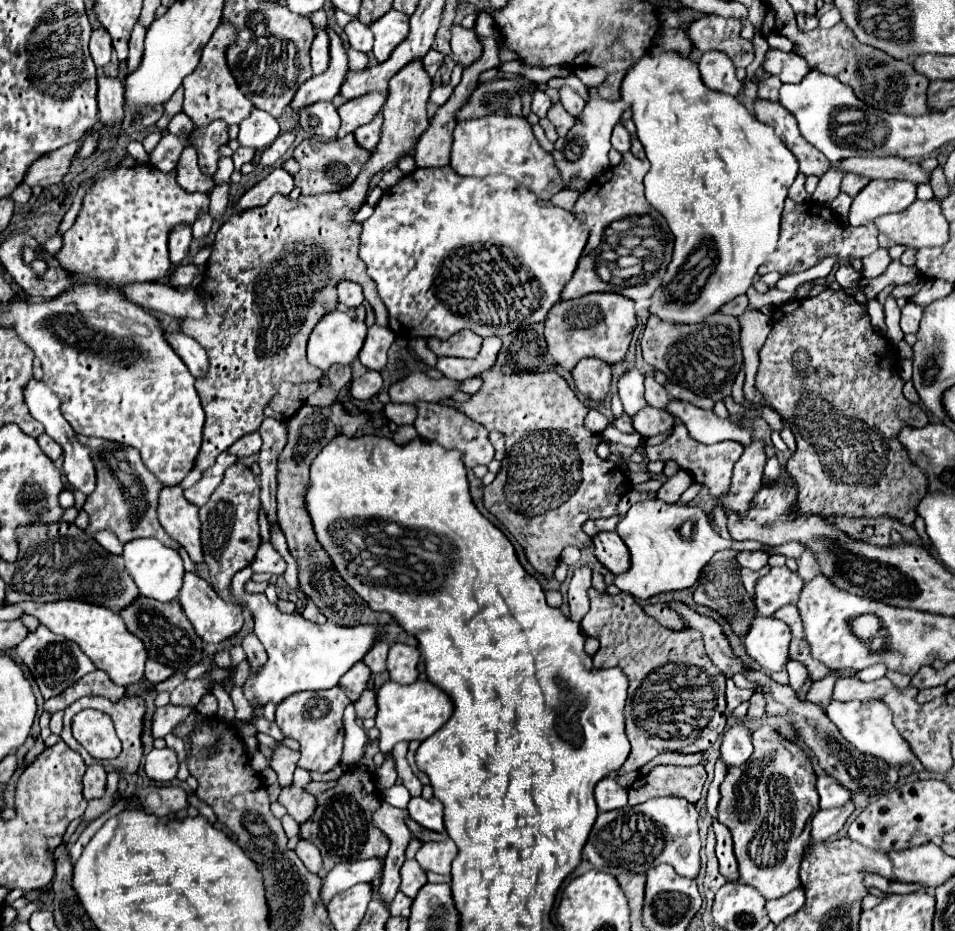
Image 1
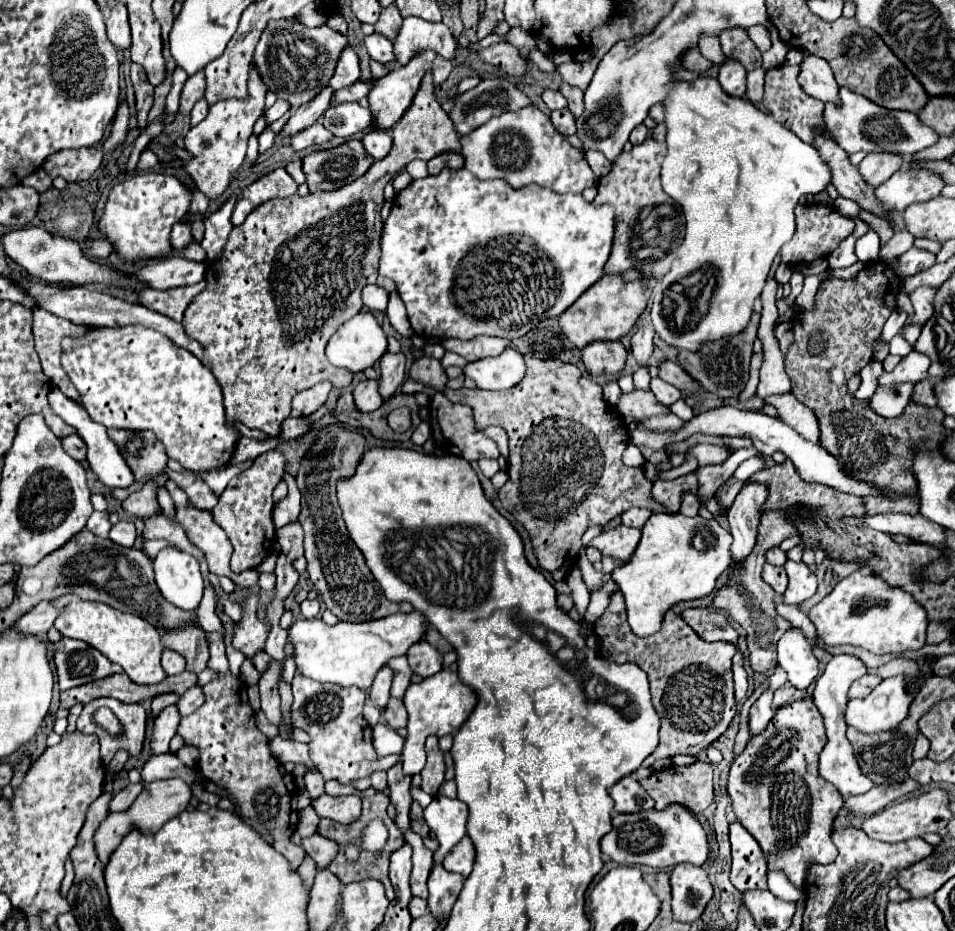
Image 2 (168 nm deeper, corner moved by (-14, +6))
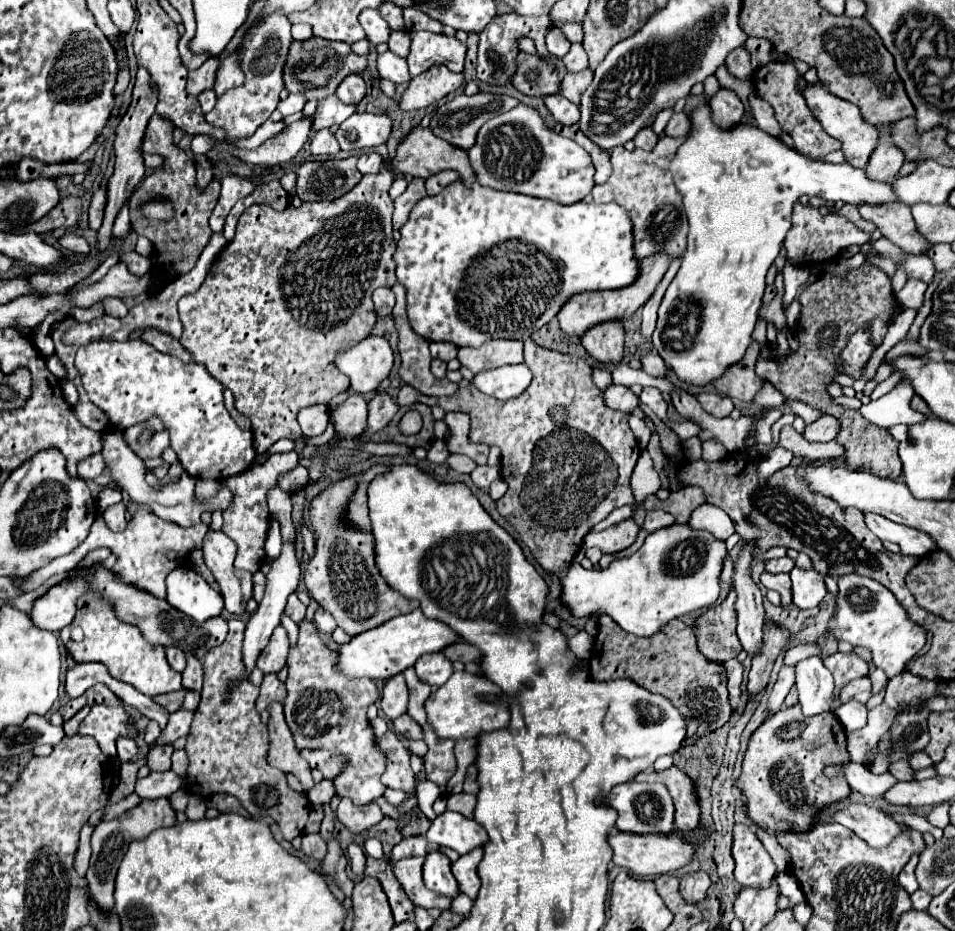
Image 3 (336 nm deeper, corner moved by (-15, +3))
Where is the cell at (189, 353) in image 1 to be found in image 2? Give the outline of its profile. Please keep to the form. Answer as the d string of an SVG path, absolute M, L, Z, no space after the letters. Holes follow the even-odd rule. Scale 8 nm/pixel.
M10 274L12 280L16 280L28 294L32 294L36 298L38 308L44 308L60 318L66 318L74 324L88 324L88 326L108 326L108 328L118 328L118 326L130 326L130 324L142 324L146 328L158 330L162 334L166 334L172 342L176 342L176 346L186 348L188 352L192 352L196 358L202 358L202 346L198 342L194 342L192 338L188 338L188 334L184 334L182 324L170 320L168 316L162 316L154 310L146 310L144 306L136 306L136 304L128 304L124 300L118 300L110 294L104 292L96 292L96 290L88 290L84 286L74 286L74 288L62 288L58 284L50 286L50 284L42 284L42 282L30 282L26 278L22 278L20 274Z

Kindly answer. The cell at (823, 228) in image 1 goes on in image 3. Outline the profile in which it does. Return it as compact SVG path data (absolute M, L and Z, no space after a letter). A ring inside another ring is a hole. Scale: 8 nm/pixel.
M797 203L795 209L793 209L793 225L791 225L791 231L787 233L787 237L783 241L783 247L785 247L787 259L791 263L819 265L819 263L829 263L839 253L843 253L847 247L851 247L851 245L863 245L869 239L871 239L871 235L867 235L861 229L857 229L845 217L839 217L839 215L833 215L833 213L821 215L815 207Z

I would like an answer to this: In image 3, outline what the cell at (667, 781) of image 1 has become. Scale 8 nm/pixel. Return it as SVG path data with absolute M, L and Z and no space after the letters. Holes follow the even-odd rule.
M677 765L669 767L667 771L655 773L649 771L645 775L637 775L635 781L645 781L645 783L663 783L669 789L669 795L675 805L675 829L693 833L699 827L699 817L701 817L701 803L699 803L699 791L695 781Z

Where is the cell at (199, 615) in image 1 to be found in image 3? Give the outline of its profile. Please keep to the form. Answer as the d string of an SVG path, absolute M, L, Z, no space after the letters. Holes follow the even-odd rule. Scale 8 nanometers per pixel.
M279 625L267 647L259 653L259 659L257 659L257 667L263 671L263 673L279 673L279 669L285 665L287 661L287 653L289 653L289 639L287 639L287 633L285 629Z

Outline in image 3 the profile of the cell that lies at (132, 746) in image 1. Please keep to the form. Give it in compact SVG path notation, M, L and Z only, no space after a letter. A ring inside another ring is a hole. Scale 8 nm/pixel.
M93 705L91 713L79 725L81 735L91 735L97 739L99 747L107 757L115 759L115 741L125 735L129 739L137 737L135 719L123 707Z

